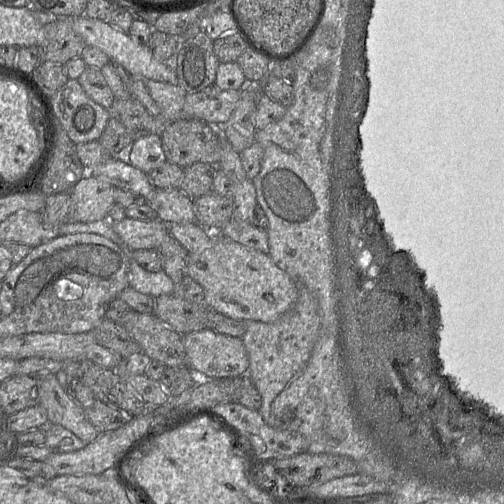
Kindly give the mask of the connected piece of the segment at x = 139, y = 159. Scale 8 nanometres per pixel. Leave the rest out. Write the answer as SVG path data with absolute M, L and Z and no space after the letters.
M141 133L125 152L126 161L148 174L166 162L160 133Z

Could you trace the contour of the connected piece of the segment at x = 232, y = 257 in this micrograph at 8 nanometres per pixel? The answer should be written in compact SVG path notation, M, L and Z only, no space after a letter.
M221 235L214 236L202 251L189 253L186 275L202 286L205 305L234 320L273 322L298 298L298 289L292 278L268 254Z

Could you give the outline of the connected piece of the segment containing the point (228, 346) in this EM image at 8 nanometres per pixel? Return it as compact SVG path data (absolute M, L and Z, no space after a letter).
M205 328L183 336L186 365L201 379L226 379L247 374L249 358L241 338L219 334Z

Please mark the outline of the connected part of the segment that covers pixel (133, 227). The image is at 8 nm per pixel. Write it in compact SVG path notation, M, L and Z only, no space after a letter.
M125 217L121 221L112 222L117 235L132 249L155 249L163 242L167 234L170 234L169 225L156 219L142 221Z

